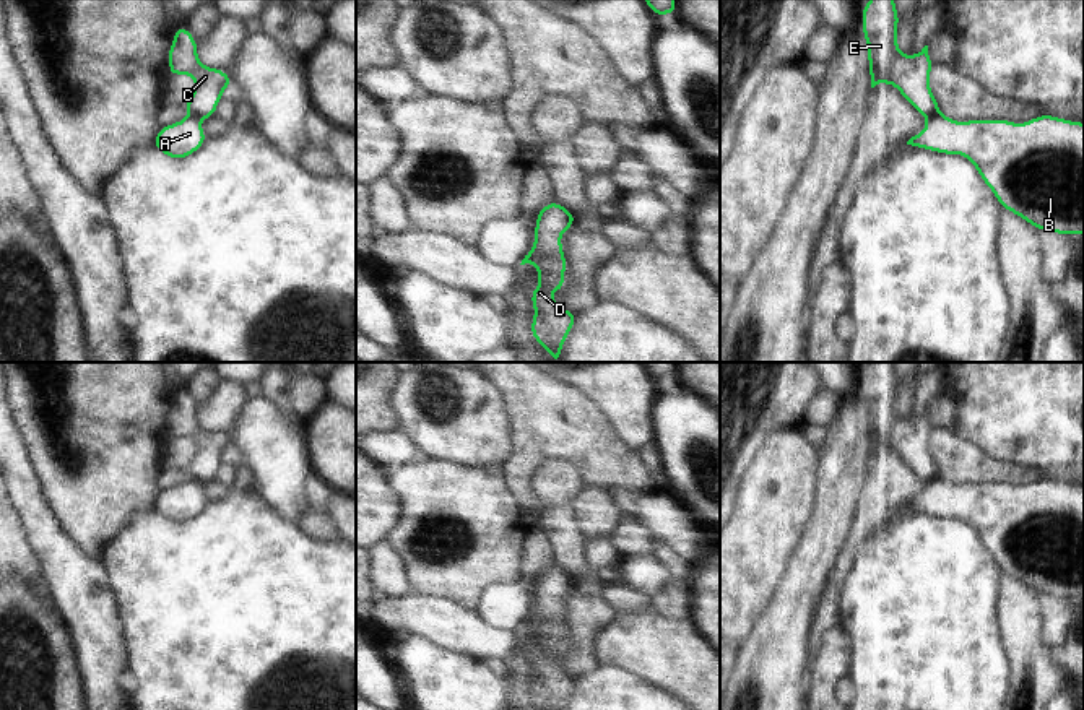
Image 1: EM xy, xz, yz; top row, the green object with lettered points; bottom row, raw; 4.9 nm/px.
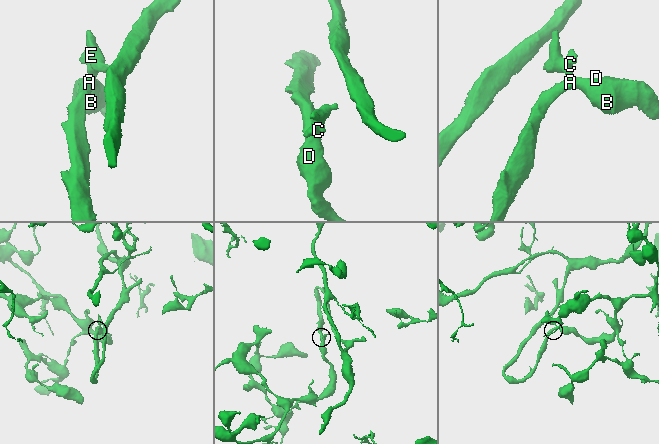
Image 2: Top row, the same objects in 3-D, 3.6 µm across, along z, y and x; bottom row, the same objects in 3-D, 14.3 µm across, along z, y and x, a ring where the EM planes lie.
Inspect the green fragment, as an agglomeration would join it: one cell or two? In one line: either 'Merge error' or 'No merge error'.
Merge error

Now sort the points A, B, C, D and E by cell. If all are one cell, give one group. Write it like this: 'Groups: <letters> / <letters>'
Groups: A B D / C E

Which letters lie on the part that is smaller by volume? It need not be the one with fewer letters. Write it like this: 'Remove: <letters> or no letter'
Remove: C, E

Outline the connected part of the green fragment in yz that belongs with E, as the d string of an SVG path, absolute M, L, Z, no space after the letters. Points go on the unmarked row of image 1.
M871 362L861 377L863 400L868 408L871 452L887 447L900 455L926 484L939 478L939 470L930 452L928 409L917 419L899 414L899 379L894 362Z

